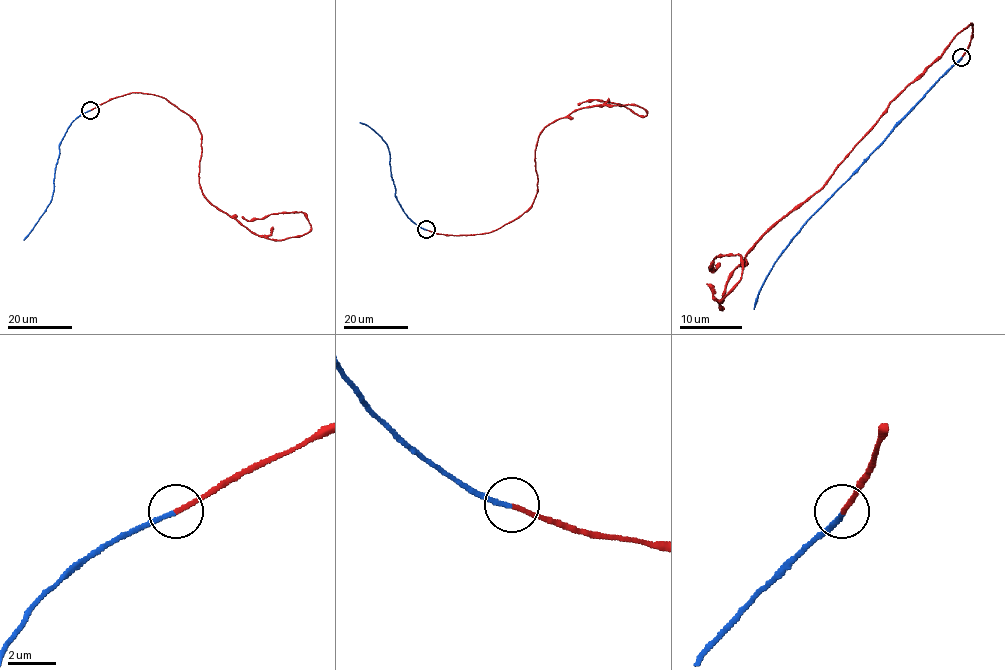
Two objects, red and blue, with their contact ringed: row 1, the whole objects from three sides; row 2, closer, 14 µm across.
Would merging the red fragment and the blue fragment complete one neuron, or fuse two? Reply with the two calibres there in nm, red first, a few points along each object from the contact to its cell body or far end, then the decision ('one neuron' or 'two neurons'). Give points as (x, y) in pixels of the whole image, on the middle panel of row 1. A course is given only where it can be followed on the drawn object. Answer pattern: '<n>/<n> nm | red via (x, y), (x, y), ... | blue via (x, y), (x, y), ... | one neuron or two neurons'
180/190 nm | red via (426, 230), (489, 233), (522, 215), (537, 194), (538, 135), (560, 117), (604, 105), (646, 112), (578, 105) | blue via (426, 230), (406, 215), (395, 195), (388, 146), (374, 130), (360, 122) | one neuron

